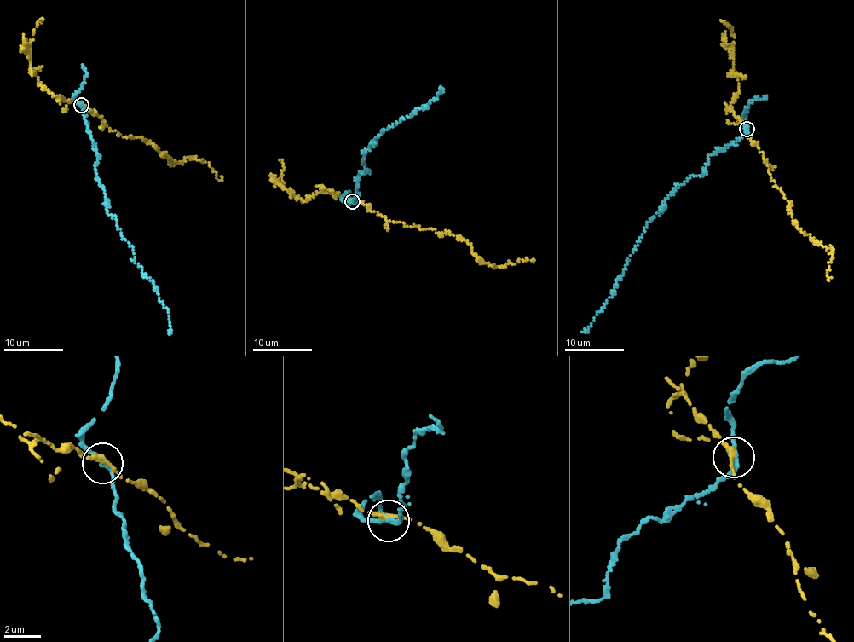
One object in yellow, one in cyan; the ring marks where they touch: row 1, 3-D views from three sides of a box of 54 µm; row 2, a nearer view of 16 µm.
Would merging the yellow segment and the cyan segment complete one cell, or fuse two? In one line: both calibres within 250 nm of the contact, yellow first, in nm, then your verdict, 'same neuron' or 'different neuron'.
400 nm thick on the yellow side, 260 nm on the other; different neuron

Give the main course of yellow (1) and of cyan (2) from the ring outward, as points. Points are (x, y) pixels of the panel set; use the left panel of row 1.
1: (81, 106), (119, 135), (141, 137), (169, 162), (200, 159), (210, 165), (220, 180), (220, 176)
2: (81, 106), (99, 158), (95, 166), (106, 211), (168, 309), (169, 335)

